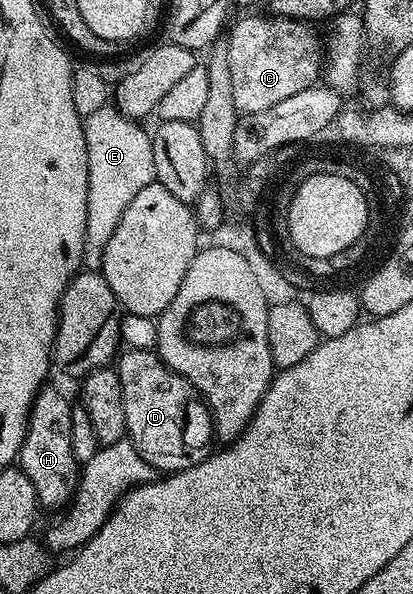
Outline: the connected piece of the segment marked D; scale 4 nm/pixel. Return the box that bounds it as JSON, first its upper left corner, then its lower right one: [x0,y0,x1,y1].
[114,349,214,472]

